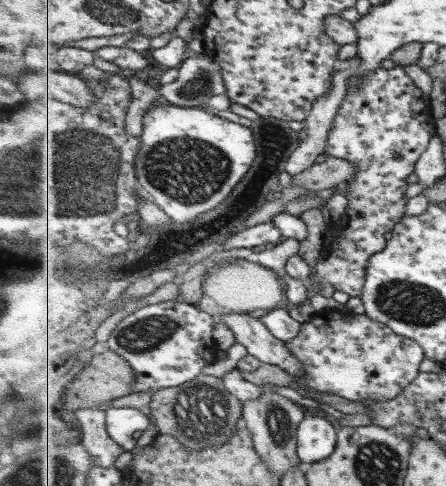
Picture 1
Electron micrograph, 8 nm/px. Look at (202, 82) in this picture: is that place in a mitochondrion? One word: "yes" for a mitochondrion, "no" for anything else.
yes

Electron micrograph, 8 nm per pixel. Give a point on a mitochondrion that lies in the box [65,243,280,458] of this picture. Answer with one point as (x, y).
(201, 413)

